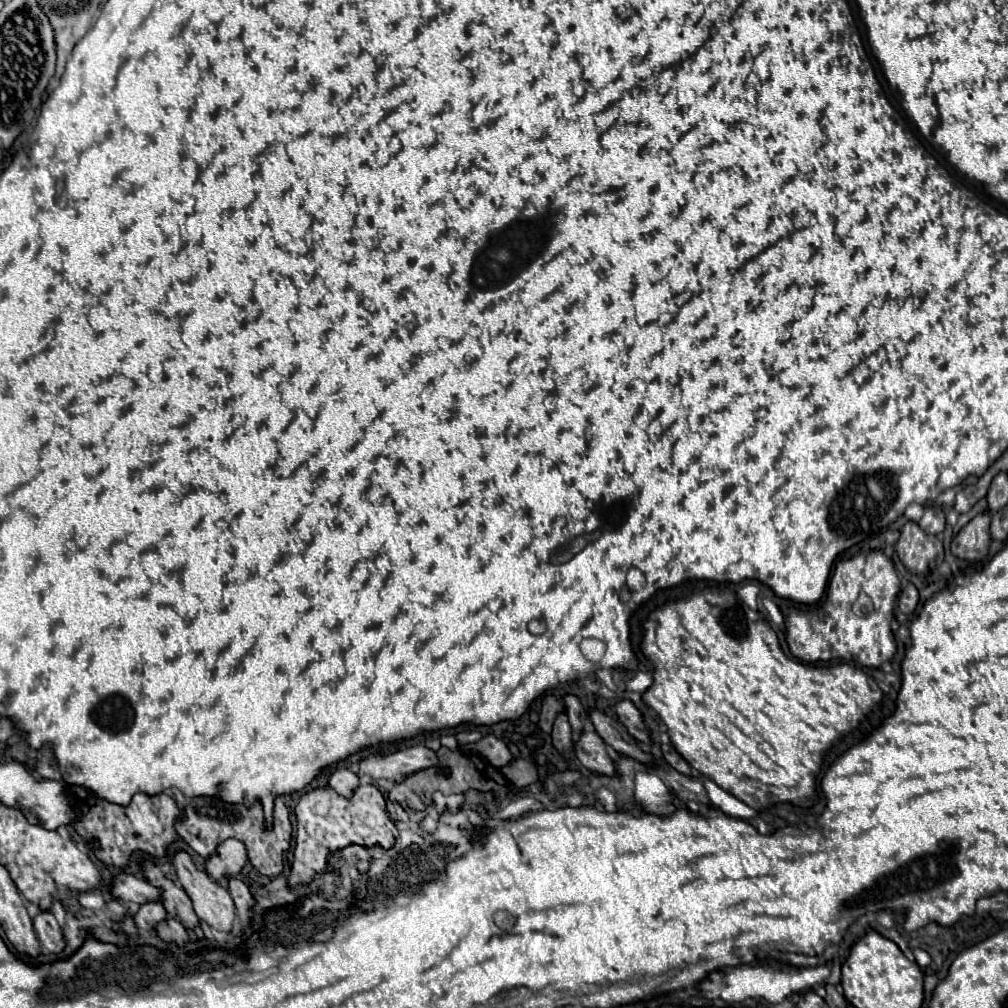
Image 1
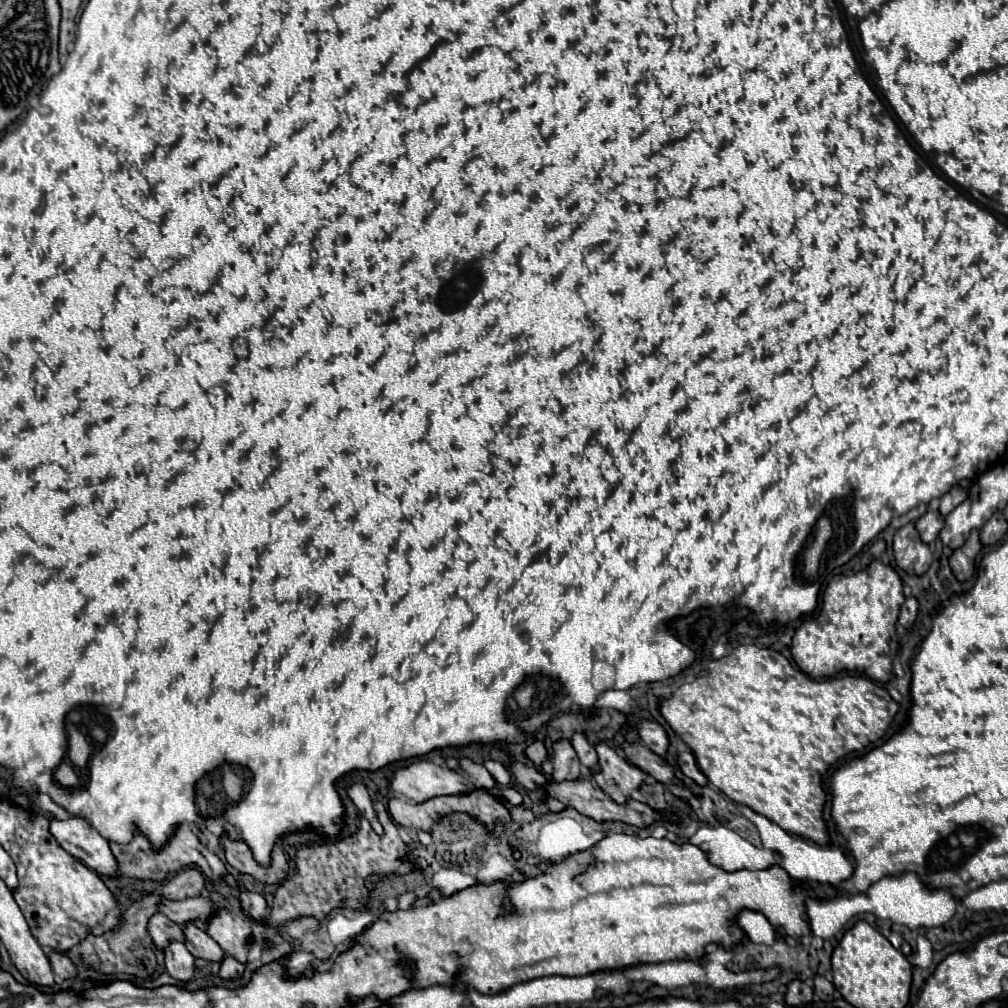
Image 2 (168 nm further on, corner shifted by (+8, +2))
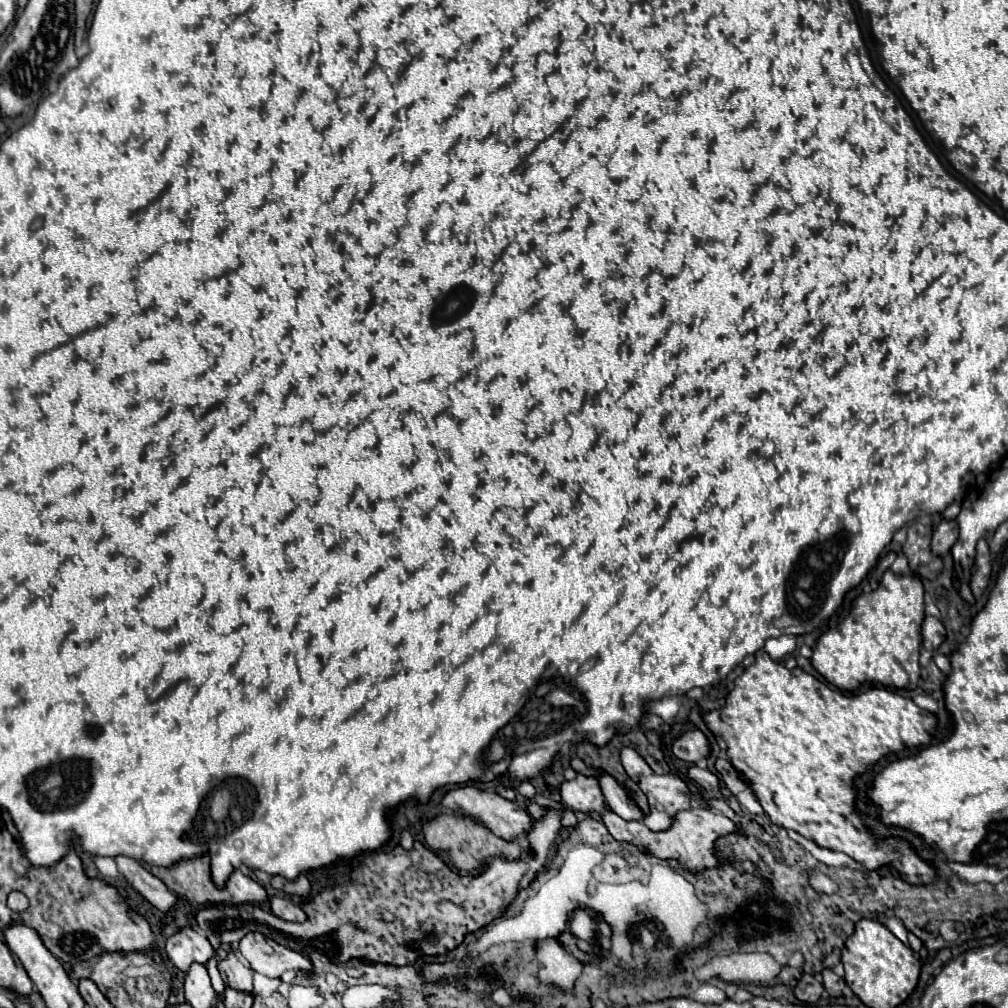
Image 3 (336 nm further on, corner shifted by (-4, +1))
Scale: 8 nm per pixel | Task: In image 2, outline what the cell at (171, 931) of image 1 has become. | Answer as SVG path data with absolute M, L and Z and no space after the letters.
M172 943L164 949L166 955L166 971L178 981L192 981L194 979L194 957L188 953L184 943Z

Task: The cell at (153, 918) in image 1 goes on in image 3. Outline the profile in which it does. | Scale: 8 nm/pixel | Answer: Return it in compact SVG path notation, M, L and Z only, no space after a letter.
M190 926L178 930L176 934L172 934L166 940L166 954L168 954L170 962L184 972L190 968L192 962L206 964L206 960L212 956L212 952L214 950L212 950L208 938L204 938L200 932L196 932Z

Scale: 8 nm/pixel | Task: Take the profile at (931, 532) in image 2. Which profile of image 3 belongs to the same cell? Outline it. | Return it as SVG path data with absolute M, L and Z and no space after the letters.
M942 520L938 524L938 528L934 530L934 536L932 536L932 552L938 556L946 554L954 546L956 538L958 538L956 522L954 520Z

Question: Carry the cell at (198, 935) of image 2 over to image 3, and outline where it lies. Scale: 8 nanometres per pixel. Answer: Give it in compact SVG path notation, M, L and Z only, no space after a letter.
M228 952L226 958L222 958L218 962L218 970L222 974L222 980L236 988L236 990L244 990L244 992L252 992L252 978L254 978L254 970L246 968L234 952Z

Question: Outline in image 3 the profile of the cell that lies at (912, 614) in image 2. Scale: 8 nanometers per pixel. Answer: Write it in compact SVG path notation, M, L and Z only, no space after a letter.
M926 616L922 622L922 644L930 650L936 650L944 640L944 626L938 618Z

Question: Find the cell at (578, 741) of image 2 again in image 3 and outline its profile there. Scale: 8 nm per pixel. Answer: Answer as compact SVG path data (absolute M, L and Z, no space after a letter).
M598 770L598 782L600 782L600 788L604 792L604 798L606 798L606 804L610 810L614 810L616 814L620 814L622 818L628 818L628 820L642 820L642 810L626 794L622 784L614 776L610 776L604 770Z

